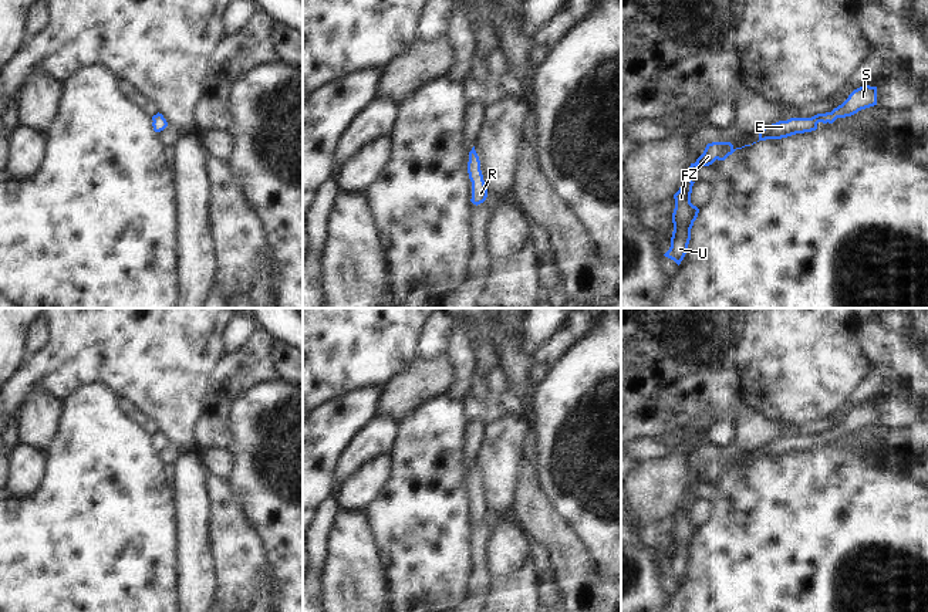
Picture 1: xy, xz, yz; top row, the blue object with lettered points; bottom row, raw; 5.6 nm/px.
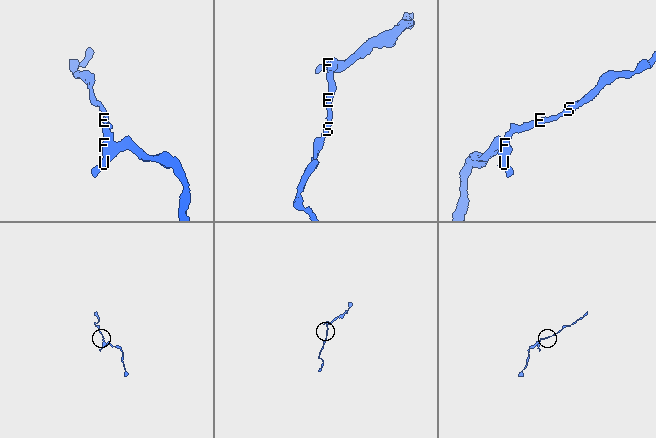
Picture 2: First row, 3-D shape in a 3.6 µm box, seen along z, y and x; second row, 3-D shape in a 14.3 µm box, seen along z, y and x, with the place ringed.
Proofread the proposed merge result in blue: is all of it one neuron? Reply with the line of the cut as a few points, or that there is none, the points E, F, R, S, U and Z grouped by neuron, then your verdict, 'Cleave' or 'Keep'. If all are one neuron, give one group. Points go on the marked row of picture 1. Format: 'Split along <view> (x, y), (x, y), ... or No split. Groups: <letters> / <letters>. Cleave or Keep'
No split. Groups: E F R S U Z. Keep.

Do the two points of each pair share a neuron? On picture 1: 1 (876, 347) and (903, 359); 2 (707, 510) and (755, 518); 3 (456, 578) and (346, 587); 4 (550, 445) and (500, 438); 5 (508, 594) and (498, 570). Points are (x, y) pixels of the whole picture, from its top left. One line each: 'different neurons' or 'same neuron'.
1: same neuron
2: different neurons
3: different neurons
4: different neurons
5: different neurons

